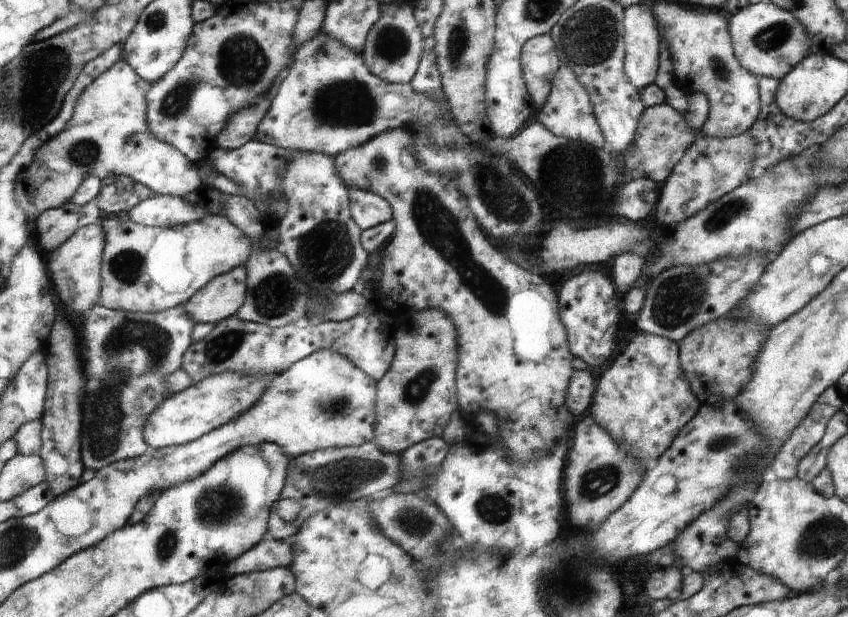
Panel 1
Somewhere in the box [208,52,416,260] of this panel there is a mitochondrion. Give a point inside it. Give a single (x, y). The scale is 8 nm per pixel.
(345, 103)

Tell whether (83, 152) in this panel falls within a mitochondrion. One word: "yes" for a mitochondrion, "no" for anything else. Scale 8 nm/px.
yes

